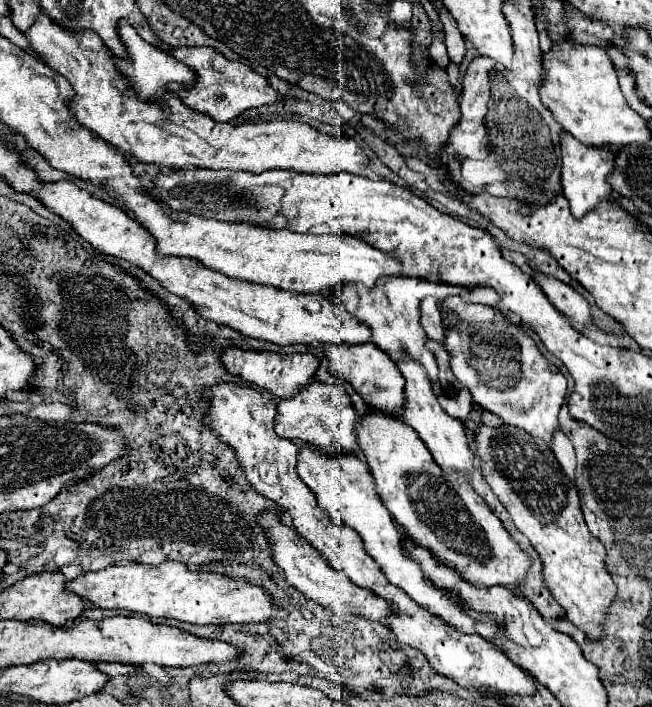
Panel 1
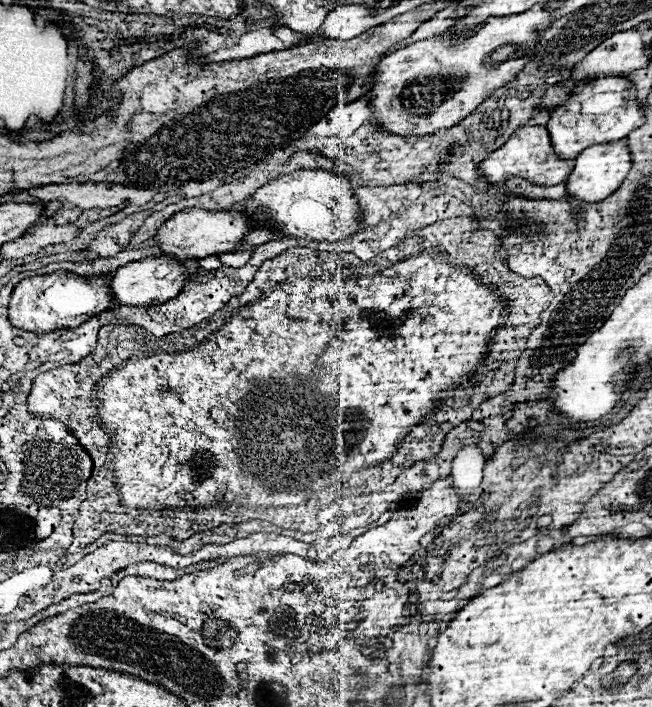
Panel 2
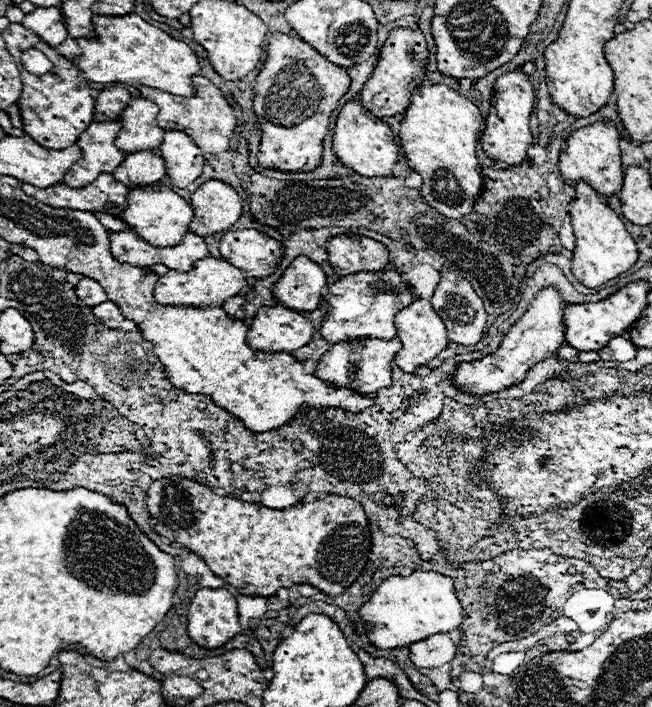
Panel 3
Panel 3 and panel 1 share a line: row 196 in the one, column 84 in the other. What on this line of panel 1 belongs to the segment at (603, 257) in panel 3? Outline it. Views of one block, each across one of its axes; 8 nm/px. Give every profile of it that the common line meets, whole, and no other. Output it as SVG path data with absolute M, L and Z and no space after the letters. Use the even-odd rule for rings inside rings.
M162 562L158 566L144 566L144 564L118 564L108 566L98 572L86 572L70 582L66 582L66 590L80 596L86 602L102 610L128 610L136 614L144 614L150 618L174 618L180 622L190 624L254 624L262 620L270 620L274 616L284 616L282 608L274 608L270 596L266 596L264 588L252 586L246 580L234 580L214 572L190 572L182 562Z

